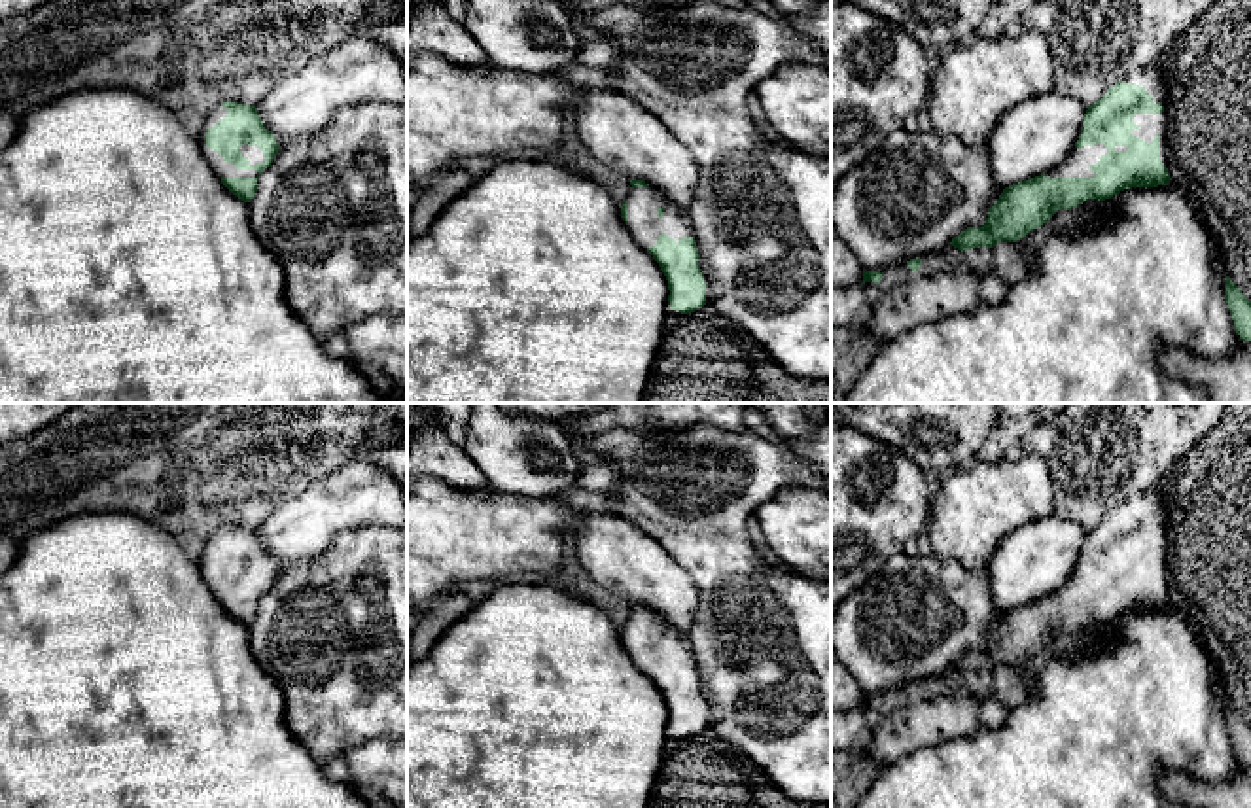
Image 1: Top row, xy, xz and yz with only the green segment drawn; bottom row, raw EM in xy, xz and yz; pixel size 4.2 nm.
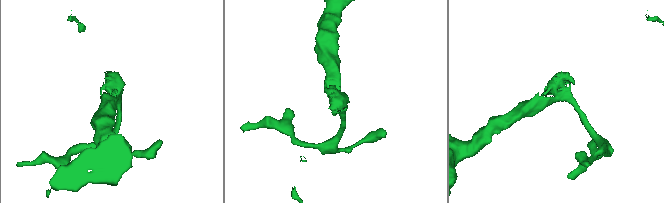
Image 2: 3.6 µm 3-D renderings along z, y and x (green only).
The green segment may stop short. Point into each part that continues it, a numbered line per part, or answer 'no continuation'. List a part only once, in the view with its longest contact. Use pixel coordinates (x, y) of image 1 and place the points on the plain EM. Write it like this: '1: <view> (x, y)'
1: yz (1155, 500)

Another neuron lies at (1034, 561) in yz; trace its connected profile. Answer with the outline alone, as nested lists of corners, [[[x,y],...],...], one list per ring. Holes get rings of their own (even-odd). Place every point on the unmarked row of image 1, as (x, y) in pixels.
[[[1056,513],[1013,530],[984,570],[994,604],[1009,611],[1064,587],[1081,560],[1086,534]]]

